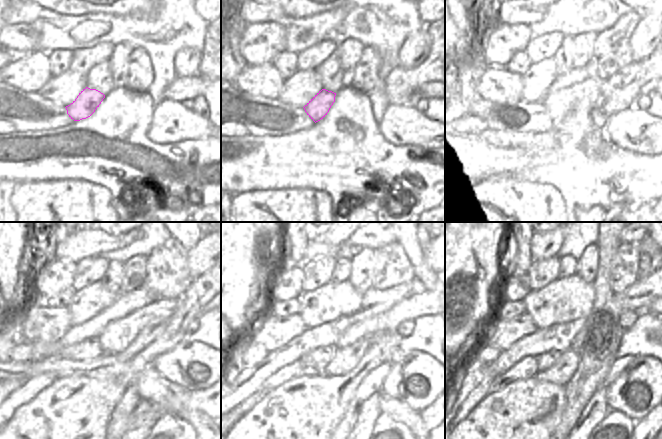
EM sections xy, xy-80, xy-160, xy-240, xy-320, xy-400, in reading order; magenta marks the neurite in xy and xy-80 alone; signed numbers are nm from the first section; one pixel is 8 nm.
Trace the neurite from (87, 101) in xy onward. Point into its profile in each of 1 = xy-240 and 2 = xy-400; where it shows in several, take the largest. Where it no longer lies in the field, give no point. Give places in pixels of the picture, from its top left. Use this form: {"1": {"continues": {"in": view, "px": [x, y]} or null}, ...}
{"1": {"continues": {"in": "xy-240", "px": [119, 334]}}, "2": {"continues": {"in": "xy-400", "px": [648, 309]}}}

